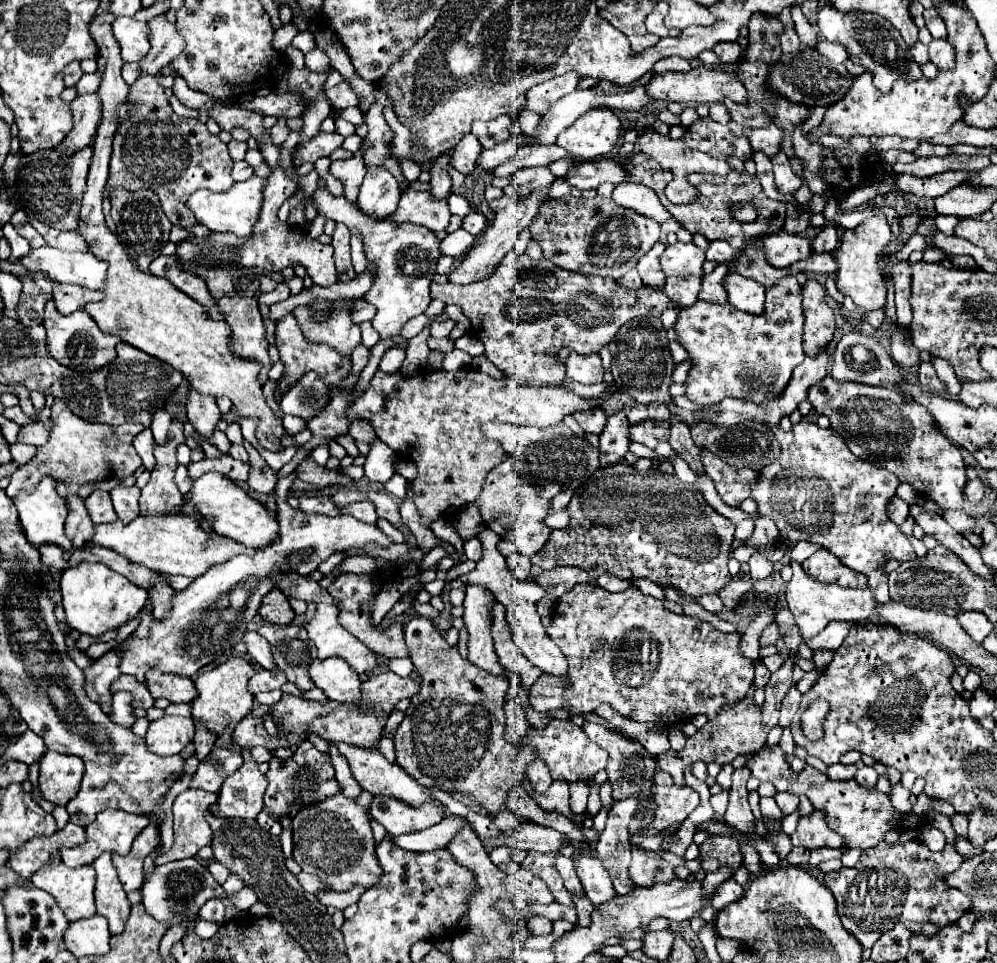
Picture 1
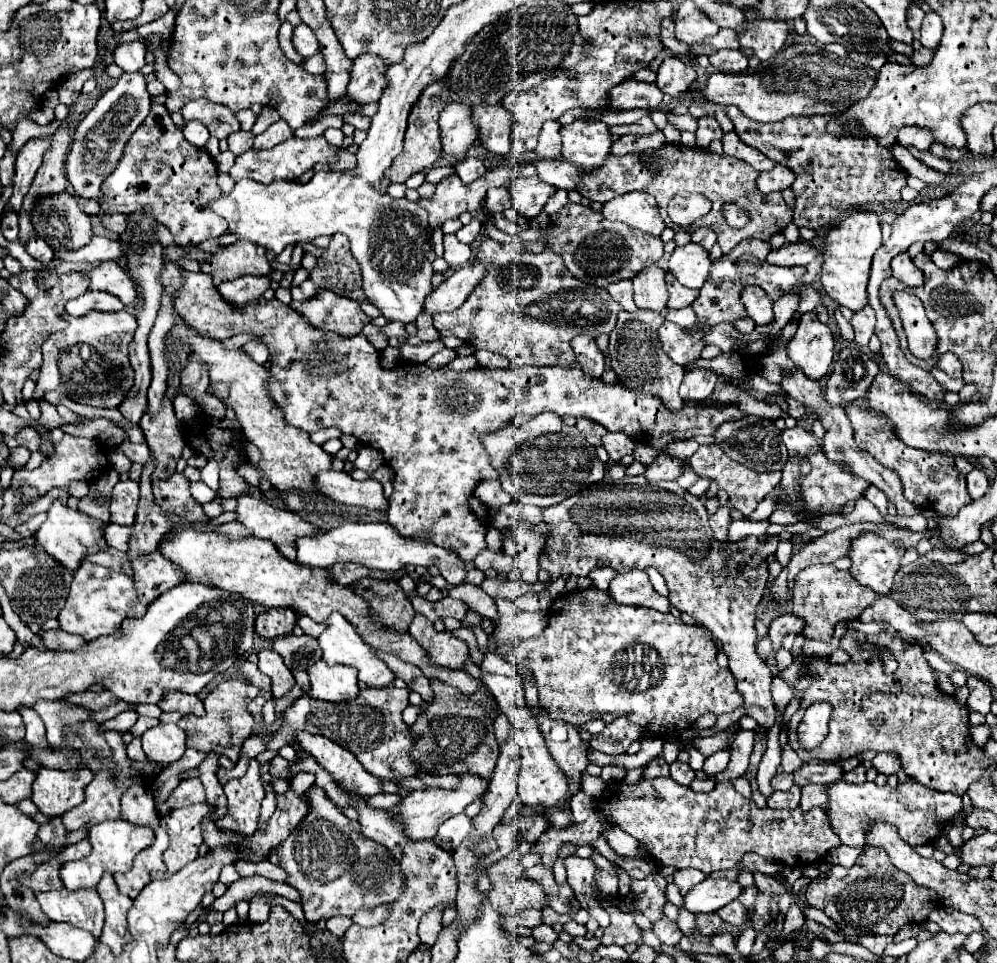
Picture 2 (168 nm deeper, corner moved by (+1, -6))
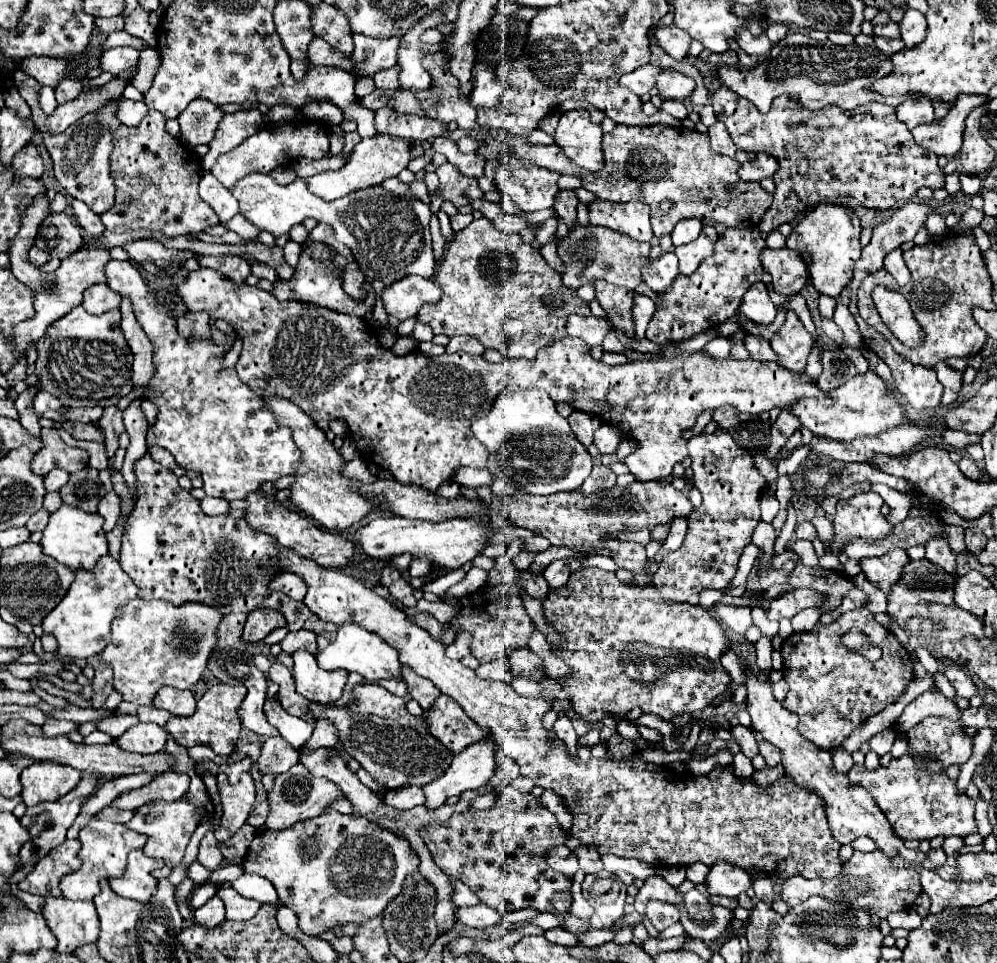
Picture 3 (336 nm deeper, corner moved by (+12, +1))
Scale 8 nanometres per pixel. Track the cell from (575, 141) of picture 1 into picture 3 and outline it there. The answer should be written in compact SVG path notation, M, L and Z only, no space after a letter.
M583 108L563 112L553 134L555 144L573 164L593 172L603 168L601 136L601 126L593 124L589 120L589 112Z

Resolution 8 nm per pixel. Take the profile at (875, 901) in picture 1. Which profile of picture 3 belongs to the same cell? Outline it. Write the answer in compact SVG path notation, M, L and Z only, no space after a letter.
M855 850L851 860L843 864L843 872L831 880L825 878L807 880L803 876L791 876L781 886L781 900L787 902L789 906L805 902L809 896L821 896L829 902L849 904L849 908L869 908L869 912L873 912L879 918L887 918L887 914L891 912L913 908L919 894L921 894L919 874L891 866L891 860L879 850L875 852Z

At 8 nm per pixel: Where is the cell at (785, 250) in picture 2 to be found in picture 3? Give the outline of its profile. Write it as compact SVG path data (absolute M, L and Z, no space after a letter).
M765 248L759 254L765 272L773 278L773 290L779 294L795 294L805 286L807 268L801 252L791 248Z

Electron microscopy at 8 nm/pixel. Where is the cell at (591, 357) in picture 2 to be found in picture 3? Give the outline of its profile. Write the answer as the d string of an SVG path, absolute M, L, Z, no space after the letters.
M569 316L567 318L567 334L569 336L577 336L581 340L585 340L585 344L589 344L589 348L599 346L607 334L607 330L611 328L611 324L607 320L595 318L595 316Z

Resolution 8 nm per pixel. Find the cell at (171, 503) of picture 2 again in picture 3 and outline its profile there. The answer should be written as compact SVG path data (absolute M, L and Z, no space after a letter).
M149 454L135 464L135 476L137 504L125 522L119 564L137 584L141 598L163 598L171 604L213 604L223 616L231 612L251 612L255 608L273 608L283 612L289 630L307 628L325 634L327 640L335 638L337 626L313 616L303 602L291 600L283 592L267 596L267 584L273 580L273 574L265 572L261 564L279 554L281 546L277 540L269 534L253 532L245 520L203 514L199 500L183 490L177 476L151 460Z

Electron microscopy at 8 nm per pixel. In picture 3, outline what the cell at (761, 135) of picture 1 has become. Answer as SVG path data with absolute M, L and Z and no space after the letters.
M717 122L715 126L711 126L711 128L709 128L709 138L711 138L711 148L713 148L715 152L725 154L725 156L737 160L739 164L745 164L747 160L755 160L755 154L753 154L753 152L743 152L743 150L739 150L739 148L733 144L733 140L731 140L725 124L719 124L719 122Z

